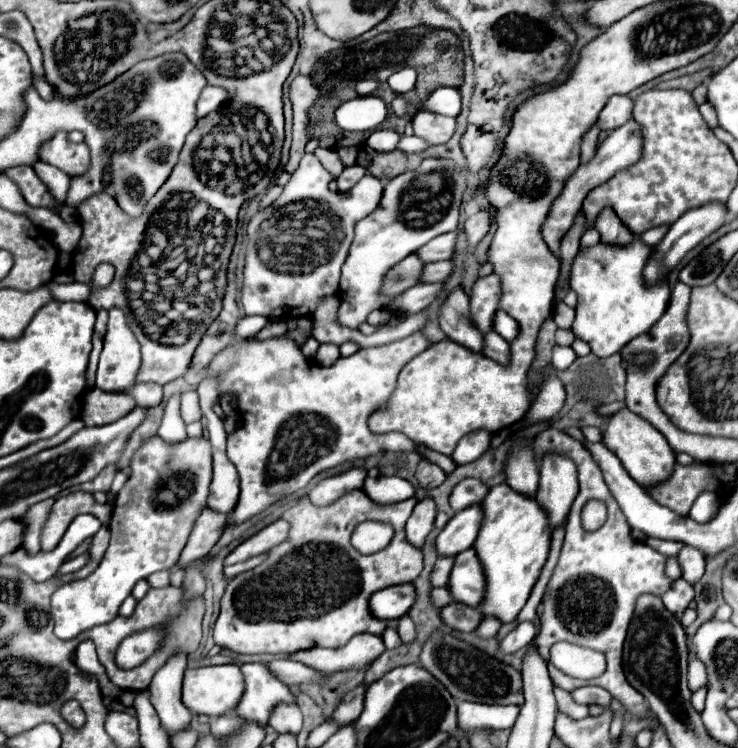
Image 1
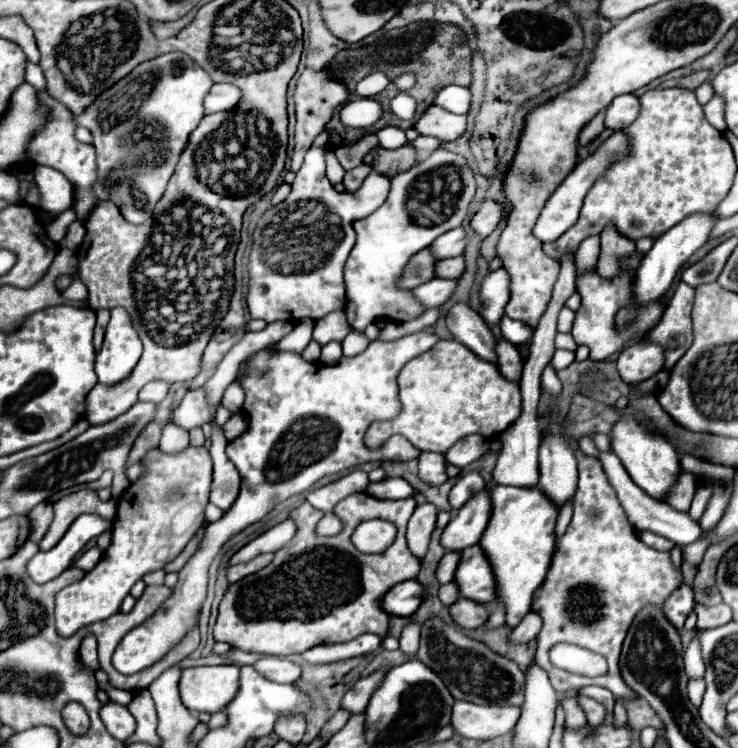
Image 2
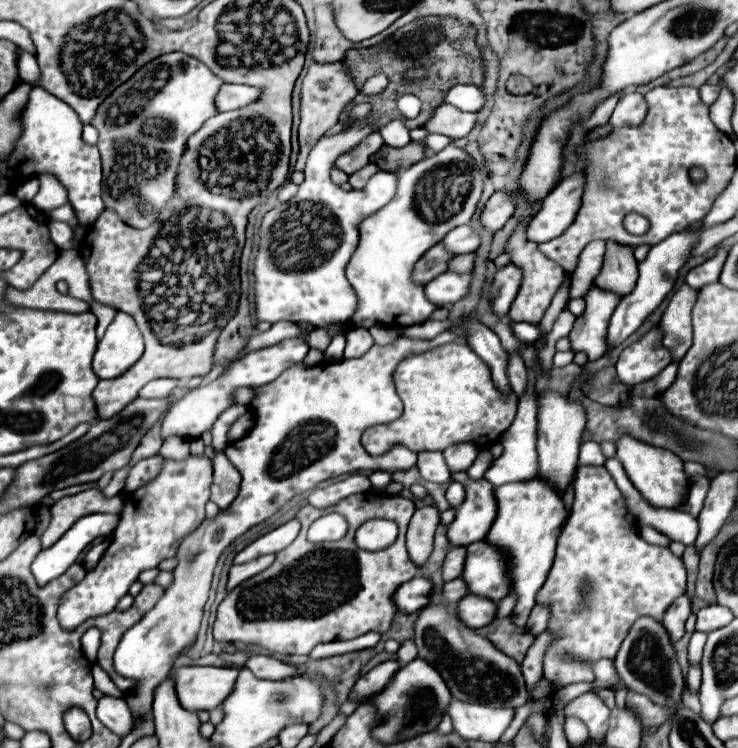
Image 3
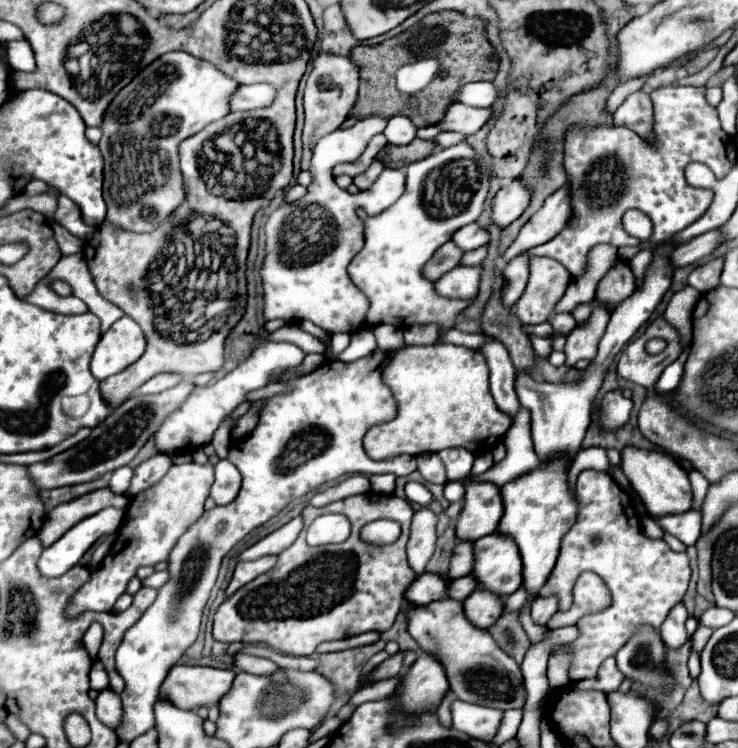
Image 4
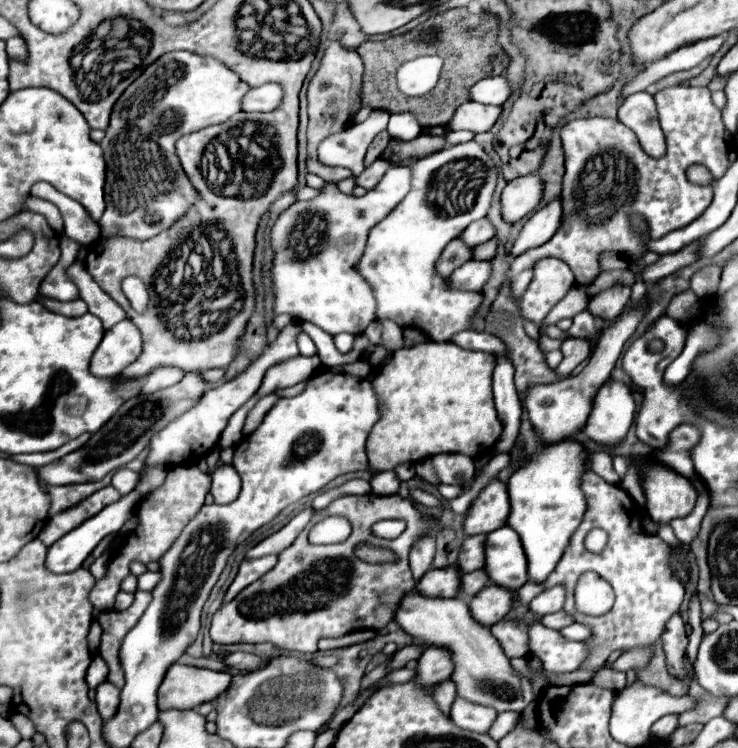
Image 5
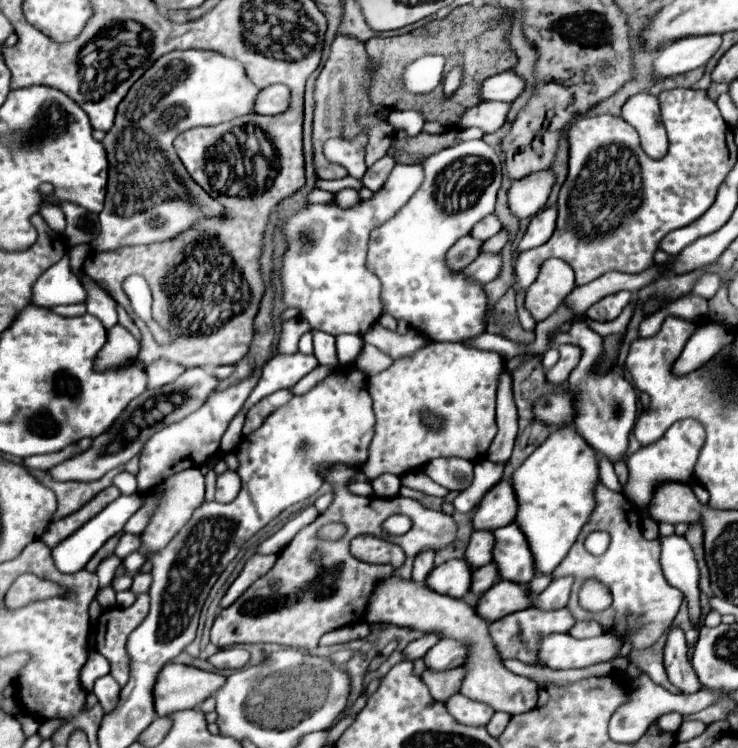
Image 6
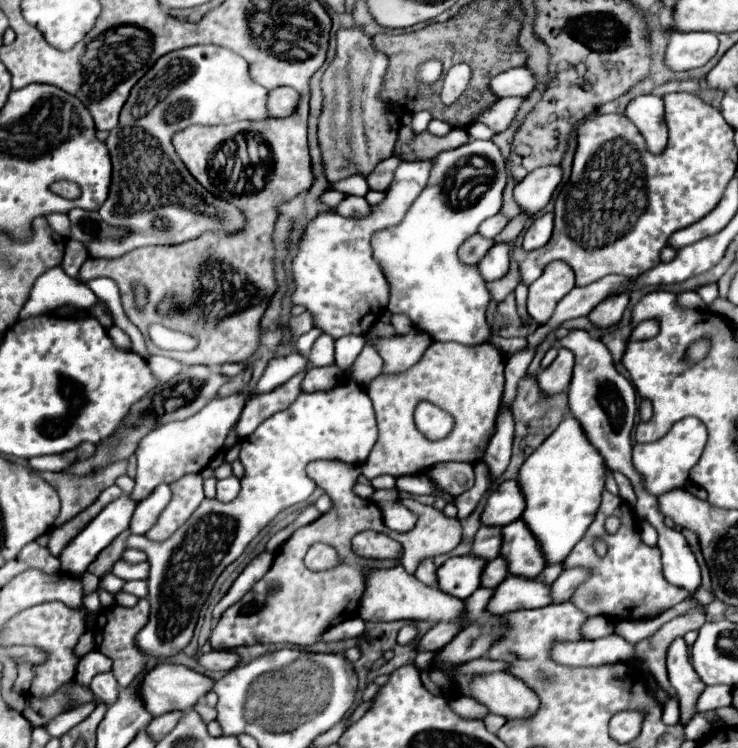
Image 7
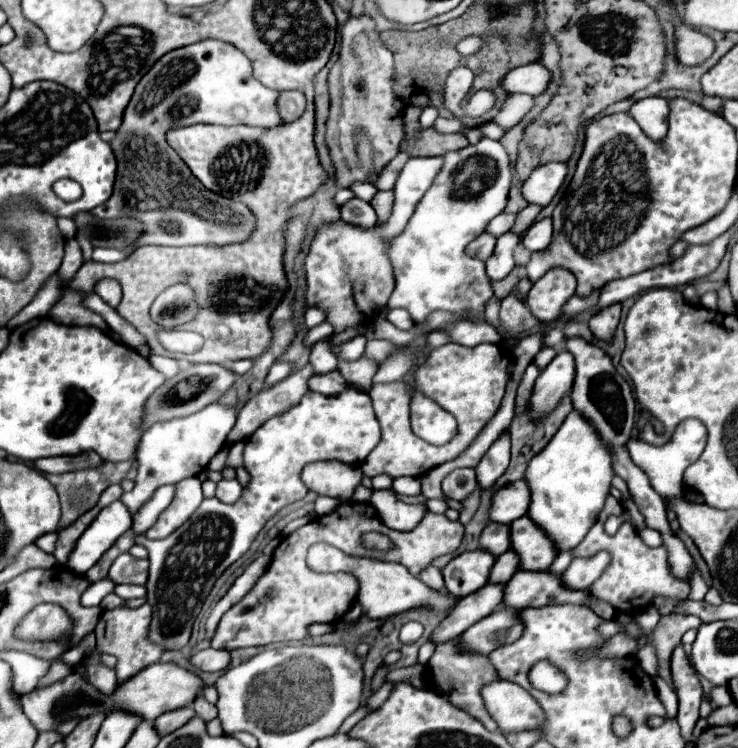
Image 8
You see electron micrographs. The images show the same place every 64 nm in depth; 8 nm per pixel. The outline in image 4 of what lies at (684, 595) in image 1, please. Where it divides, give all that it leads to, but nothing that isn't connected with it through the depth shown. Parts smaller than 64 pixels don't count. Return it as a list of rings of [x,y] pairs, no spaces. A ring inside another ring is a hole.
[[[682,604],[672,608],[668,618],[660,626],[660,636],[662,636],[666,648],[676,650],[676,648],[680,648],[680,646],[684,646],[688,642],[688,634],[686,634],[686,628],[684,628],[686,618],[688,618],[688,612],[686,612],[686,608]]]

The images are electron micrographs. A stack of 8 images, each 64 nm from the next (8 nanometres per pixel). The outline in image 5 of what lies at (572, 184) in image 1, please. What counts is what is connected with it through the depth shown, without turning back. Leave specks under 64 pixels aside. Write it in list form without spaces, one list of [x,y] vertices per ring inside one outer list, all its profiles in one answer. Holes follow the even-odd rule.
[[[552,200],[550,204],[546,204],[544,208],[536,210],[528,222],[524,224],[524,230],[520,232],[514,248],[512,248],[512,254],[514,256],[520,256],[522,252],[534,248],[534,246],[542,246],[544,242],[548,242],[556,228],[560,226],[560,220],[562,220],[562,206],[560,206],[560,200]]]

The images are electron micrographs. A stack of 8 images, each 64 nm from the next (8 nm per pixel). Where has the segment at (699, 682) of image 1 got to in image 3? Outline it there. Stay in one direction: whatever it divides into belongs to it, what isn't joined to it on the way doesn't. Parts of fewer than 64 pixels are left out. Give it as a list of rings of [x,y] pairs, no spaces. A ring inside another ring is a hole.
[[[694,632],[690,638],[690,646],[688,646],[688,662],[690,664],[700,664],[700,656],[702,656],[702,648],[704,648],[704,640],[708,638],[706,632]]]

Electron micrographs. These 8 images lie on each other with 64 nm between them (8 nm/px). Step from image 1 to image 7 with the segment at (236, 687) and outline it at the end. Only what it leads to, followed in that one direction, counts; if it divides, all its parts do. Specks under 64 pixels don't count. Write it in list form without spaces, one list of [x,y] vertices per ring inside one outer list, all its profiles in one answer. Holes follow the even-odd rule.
[[[158,662],[152,670],[148,670],[138,684],[138,692],[140,698],[144,700],[144,708],[156,718],[162,716],[166,712],[174,712],[174,710],[190,710],[194,708],[194,704],[206,696],[206,692],[210,692],[214,686],[214,680],[206,678],[204,674],[198,674],[186,666],[180,664],[166,664],[166,662]]]

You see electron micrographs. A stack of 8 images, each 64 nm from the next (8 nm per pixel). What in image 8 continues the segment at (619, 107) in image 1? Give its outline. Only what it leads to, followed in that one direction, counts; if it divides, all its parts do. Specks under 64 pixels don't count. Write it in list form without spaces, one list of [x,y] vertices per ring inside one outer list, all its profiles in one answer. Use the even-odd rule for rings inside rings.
[[[660,96],[642,98],[630,108],[630,116],[638,122],[638,126],[652,138],[660,140],[668,130],[668,100]]]

